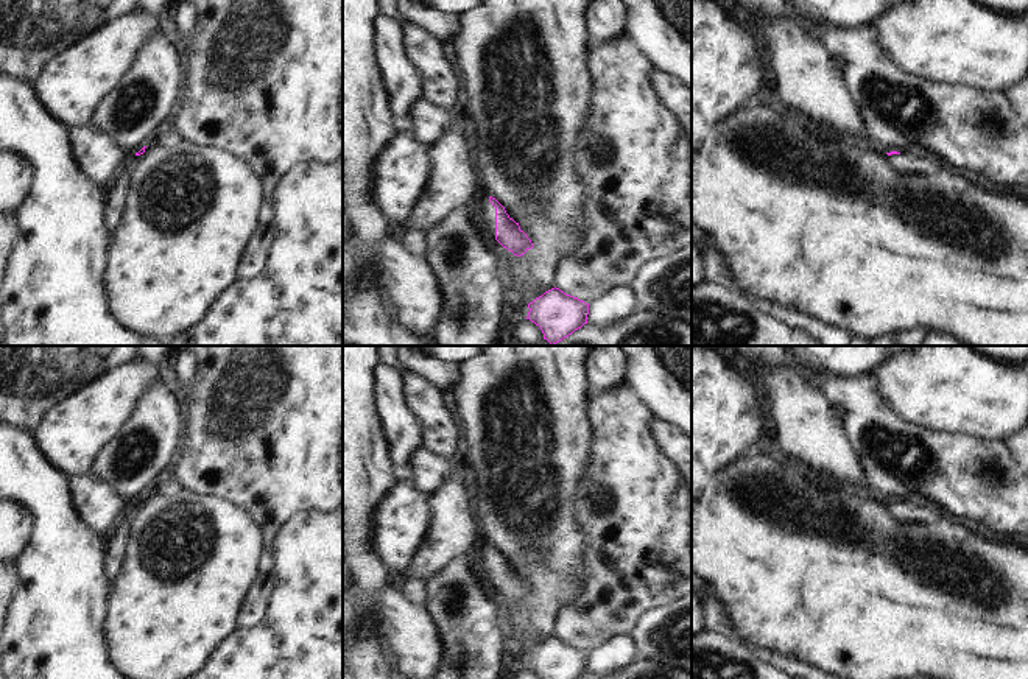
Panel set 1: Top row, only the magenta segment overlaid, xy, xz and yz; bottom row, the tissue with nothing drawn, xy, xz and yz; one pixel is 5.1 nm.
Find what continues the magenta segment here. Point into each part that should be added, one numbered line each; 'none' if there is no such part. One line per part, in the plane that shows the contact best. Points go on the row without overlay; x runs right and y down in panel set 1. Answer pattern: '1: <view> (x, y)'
1: xz (485, 559)

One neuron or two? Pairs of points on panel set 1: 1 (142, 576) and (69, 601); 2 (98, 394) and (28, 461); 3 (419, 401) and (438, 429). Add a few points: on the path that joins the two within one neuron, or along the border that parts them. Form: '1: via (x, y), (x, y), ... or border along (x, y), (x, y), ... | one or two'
1: border along (114, 580), (106, 622) | two
2: border along (35, 433), (44, 453), (67, 474) | two
3: via (425, 407), (438, 422) | one

